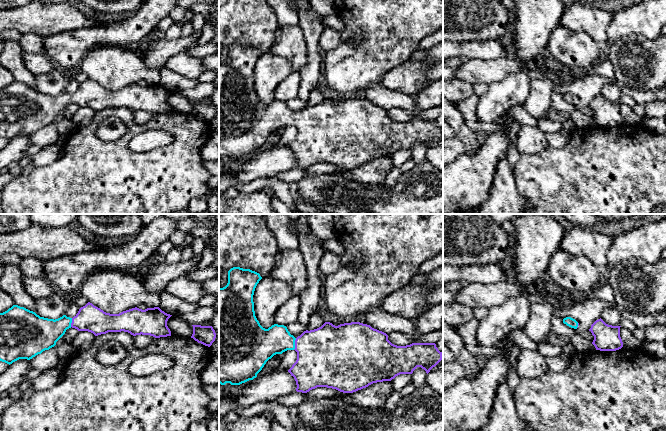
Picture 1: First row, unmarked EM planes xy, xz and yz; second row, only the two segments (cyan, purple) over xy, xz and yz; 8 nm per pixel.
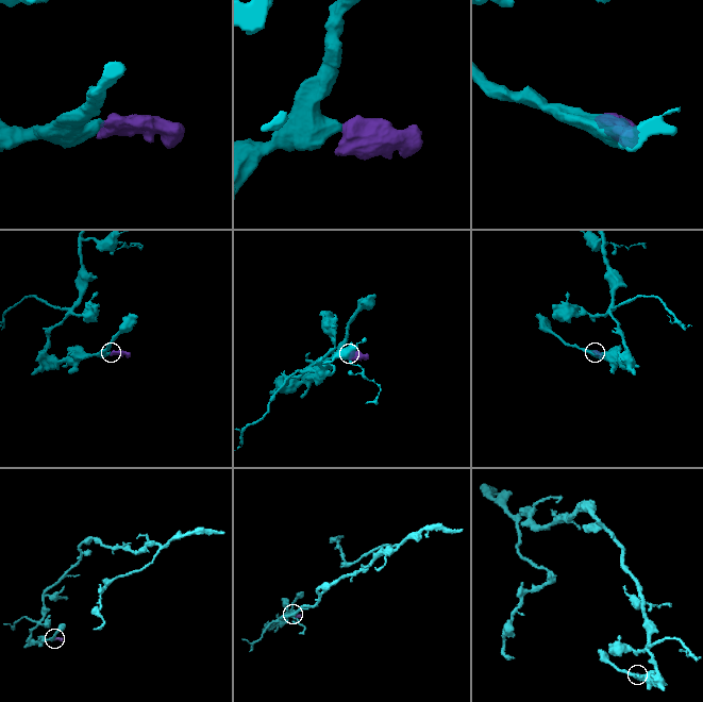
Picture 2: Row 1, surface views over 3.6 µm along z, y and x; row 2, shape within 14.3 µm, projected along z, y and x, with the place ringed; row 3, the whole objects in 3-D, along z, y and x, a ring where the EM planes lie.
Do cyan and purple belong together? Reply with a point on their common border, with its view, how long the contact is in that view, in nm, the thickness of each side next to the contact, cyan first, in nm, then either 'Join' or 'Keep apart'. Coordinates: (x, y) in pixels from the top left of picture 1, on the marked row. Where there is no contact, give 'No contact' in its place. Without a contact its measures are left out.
Touches cyan at xz (294, 344). Shared border 100 nm. Thickness 240 nm (cyan) against 440 nm. Join

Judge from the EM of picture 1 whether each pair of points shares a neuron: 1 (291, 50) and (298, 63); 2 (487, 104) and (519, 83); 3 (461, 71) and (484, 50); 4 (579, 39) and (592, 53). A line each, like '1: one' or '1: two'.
1: one
2: one
3: two
4: one

